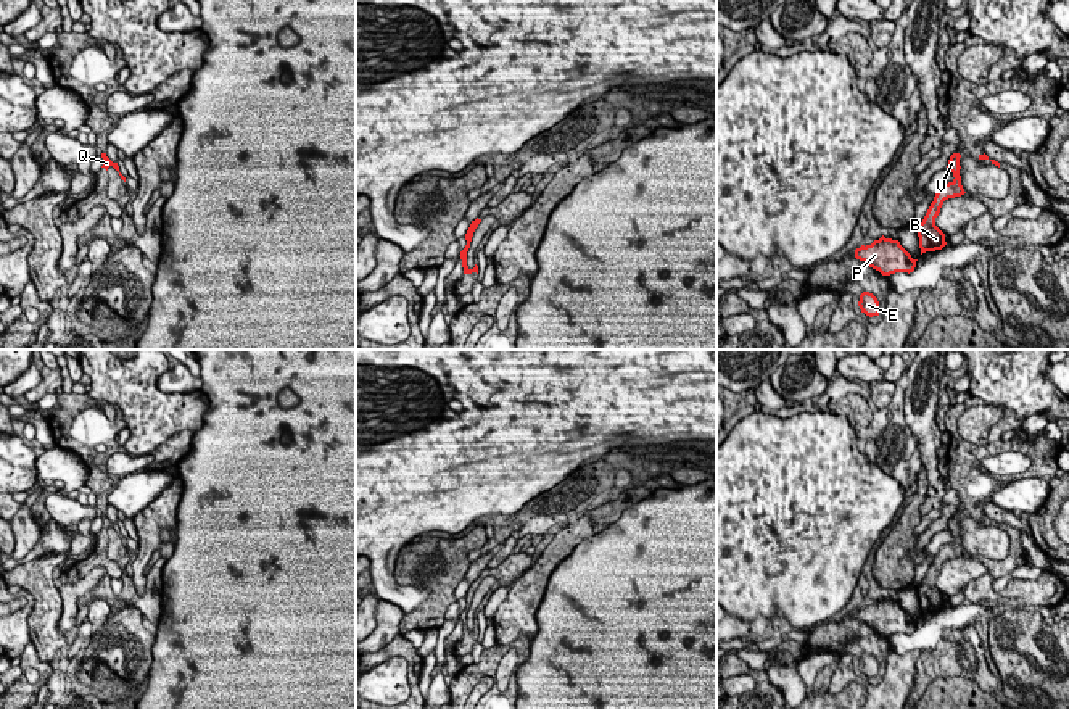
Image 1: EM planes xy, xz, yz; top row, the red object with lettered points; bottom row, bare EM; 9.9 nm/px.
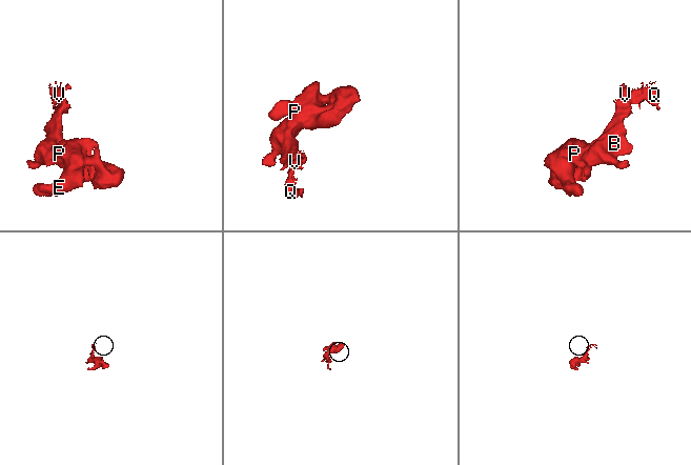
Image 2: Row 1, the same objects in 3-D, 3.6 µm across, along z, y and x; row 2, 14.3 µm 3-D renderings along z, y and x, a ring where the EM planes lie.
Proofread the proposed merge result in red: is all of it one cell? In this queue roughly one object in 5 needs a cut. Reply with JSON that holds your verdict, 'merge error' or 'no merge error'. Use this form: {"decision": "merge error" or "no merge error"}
{"decision": "no merge error"}

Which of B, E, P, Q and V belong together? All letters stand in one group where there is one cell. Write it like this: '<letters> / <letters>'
B E P Q V

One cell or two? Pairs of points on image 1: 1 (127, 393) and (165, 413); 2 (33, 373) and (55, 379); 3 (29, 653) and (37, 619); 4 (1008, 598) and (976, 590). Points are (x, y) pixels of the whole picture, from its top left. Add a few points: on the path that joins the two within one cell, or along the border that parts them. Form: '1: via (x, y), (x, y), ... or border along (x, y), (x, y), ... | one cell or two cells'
1: via (137, 395), (155, 408) | one cell
2: border along (42, 366), (42, 379), (23, 393) | two cells
3: border along (31, 640), (41, 661) | two cells
4: via (1000, 598), (984, 593) | one cell

